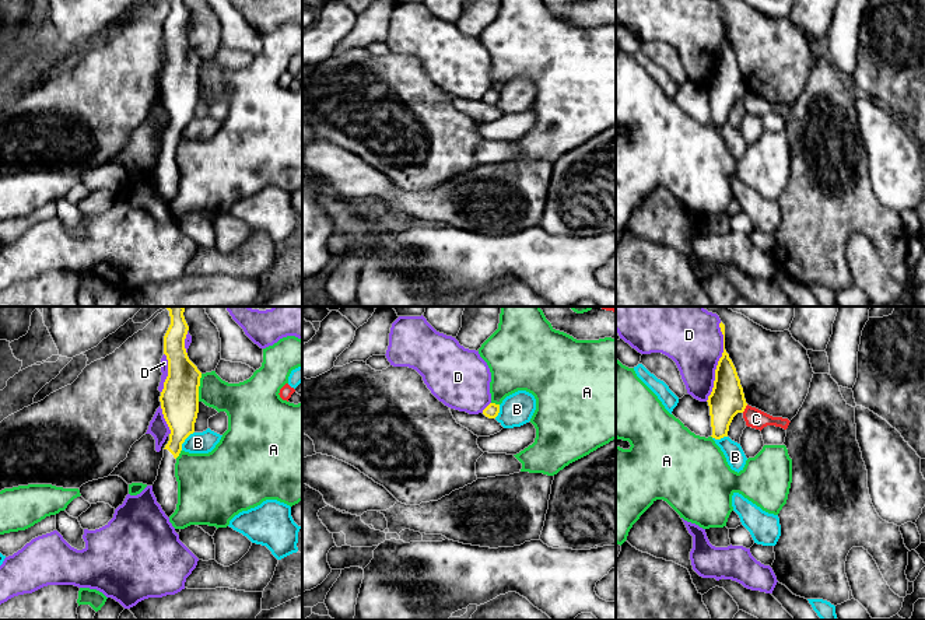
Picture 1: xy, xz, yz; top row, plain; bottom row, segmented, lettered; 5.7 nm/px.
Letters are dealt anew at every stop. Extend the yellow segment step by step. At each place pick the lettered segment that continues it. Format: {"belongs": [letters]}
{"belongs": []}

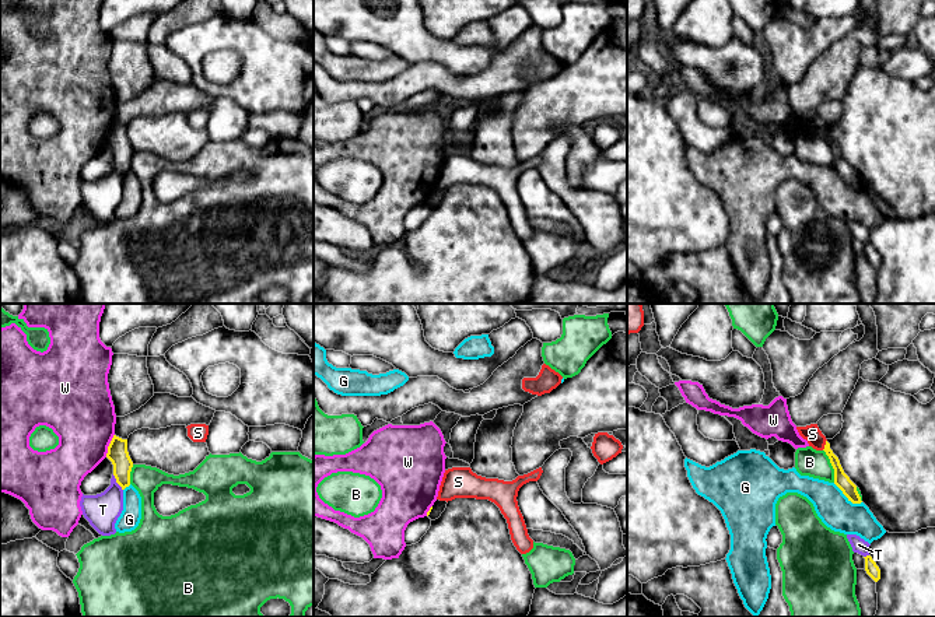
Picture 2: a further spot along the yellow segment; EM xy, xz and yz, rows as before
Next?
{"belongs": []}

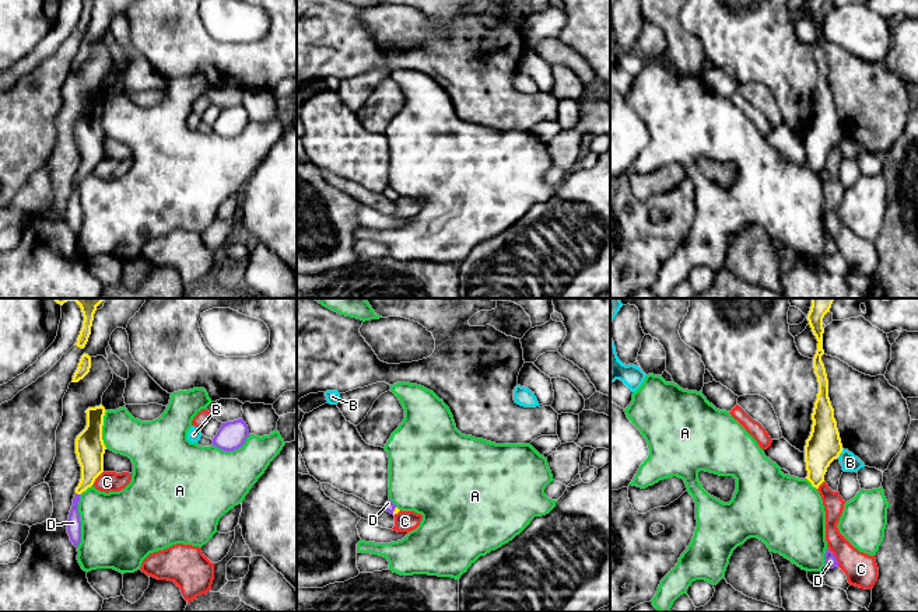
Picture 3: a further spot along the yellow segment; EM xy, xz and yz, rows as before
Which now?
{"belongs": ["D"]}

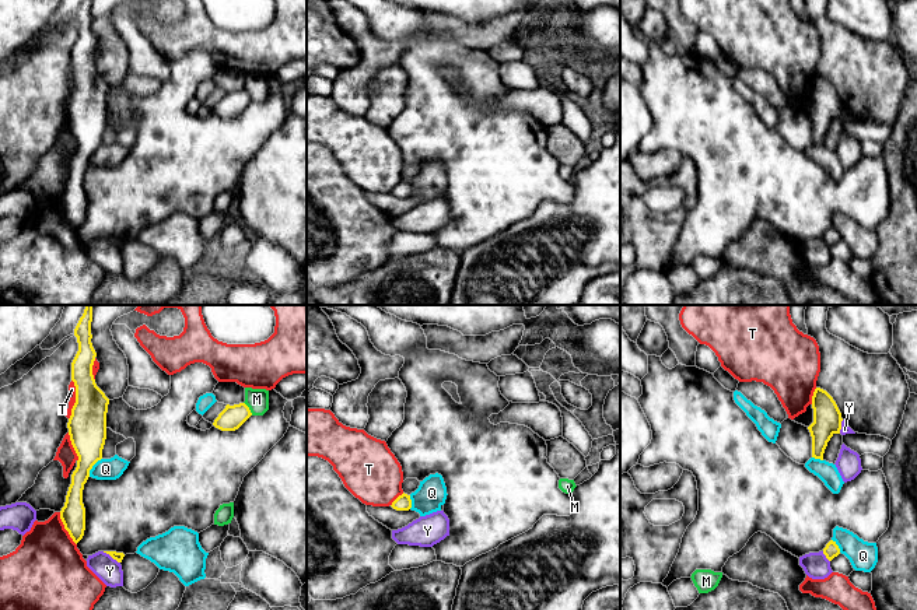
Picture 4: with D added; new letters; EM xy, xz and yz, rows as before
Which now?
{"belongs": []}

